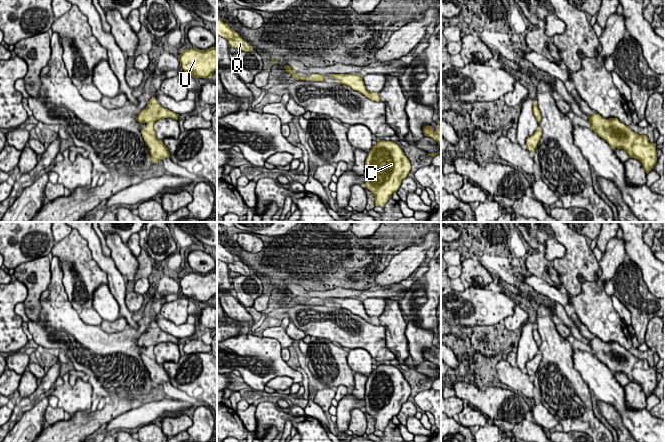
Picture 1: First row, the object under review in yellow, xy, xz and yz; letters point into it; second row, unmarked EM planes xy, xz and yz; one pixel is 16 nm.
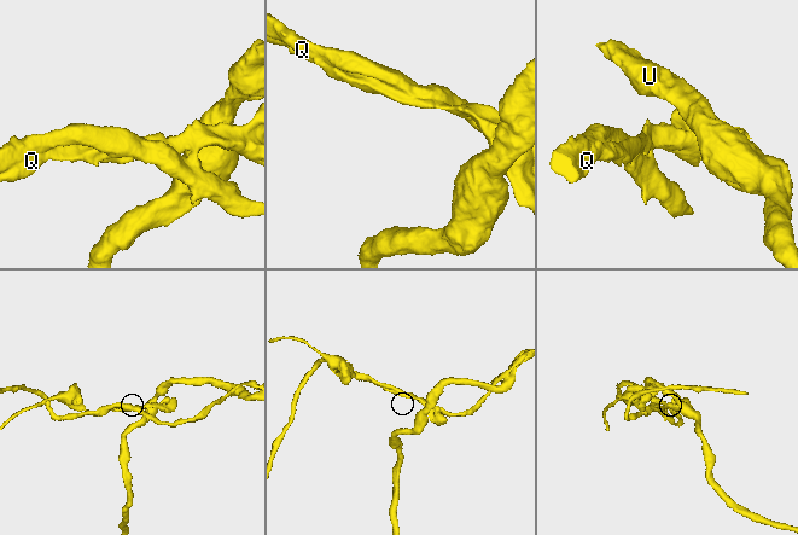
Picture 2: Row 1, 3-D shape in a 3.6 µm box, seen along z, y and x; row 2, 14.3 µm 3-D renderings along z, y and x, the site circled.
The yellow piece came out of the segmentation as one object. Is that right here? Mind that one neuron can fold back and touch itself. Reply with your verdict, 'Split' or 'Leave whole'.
Split

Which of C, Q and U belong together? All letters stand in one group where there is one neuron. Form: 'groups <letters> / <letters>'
groups C U / Q

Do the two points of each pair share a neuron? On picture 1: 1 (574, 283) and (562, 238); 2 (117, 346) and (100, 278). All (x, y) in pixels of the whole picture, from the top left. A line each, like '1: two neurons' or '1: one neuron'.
1: one neuron
2: two neurons

